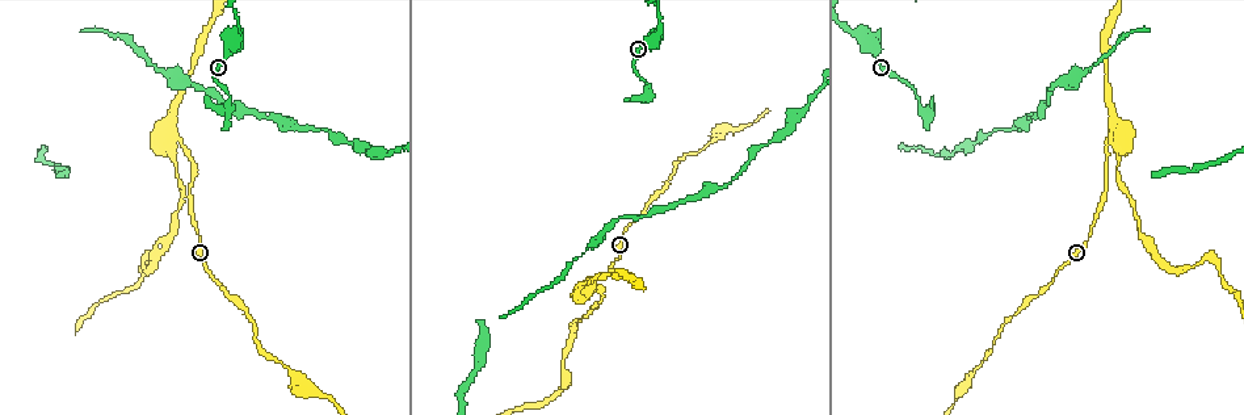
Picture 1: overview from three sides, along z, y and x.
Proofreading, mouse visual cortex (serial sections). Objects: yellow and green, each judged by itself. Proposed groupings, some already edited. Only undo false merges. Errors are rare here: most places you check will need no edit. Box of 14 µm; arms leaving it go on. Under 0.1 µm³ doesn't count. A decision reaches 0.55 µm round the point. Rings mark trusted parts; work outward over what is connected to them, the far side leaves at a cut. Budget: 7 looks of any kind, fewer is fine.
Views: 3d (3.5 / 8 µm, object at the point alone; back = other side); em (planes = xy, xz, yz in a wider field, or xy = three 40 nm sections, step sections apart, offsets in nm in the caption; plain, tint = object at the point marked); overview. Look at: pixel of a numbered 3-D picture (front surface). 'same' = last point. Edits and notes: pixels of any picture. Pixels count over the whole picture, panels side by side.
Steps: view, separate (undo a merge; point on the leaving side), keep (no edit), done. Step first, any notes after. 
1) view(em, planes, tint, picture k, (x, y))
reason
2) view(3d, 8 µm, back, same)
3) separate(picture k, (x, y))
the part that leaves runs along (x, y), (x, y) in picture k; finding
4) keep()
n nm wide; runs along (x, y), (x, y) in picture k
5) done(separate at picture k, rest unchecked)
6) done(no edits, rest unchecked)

view(3d, 3.5 µm, picture 1, (176, 135))
arms part here

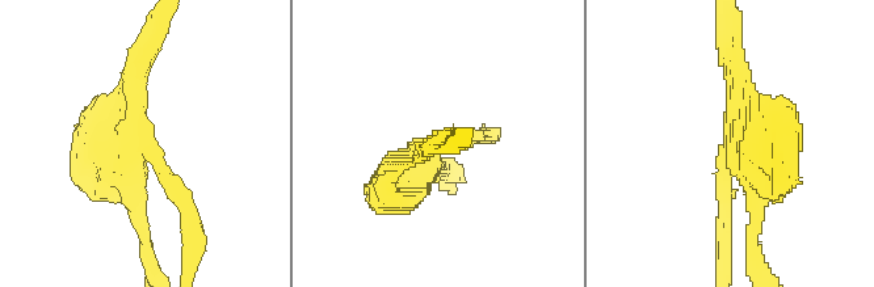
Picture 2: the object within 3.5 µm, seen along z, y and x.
view(em, xy, step 3, tint, picture 2, (730, 143))
3 arms; arms of 150, 200, 300 nm; shape alone is not enough

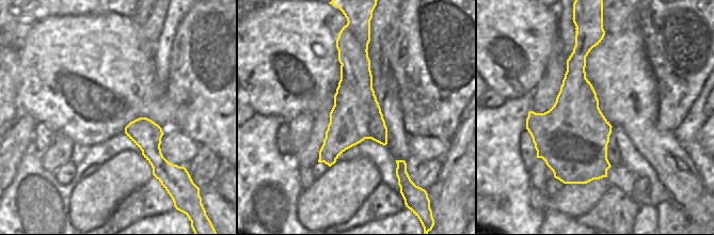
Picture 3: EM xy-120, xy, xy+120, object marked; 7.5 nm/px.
separate(picture 2, (391, 188))
the part that leaves runs along (730, 144), (757, 177), (757, 261) in picture 2; two cells meet here

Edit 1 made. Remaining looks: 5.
view(3d, 3.5 µm, picture 1, (214, 276))
narrows sharply

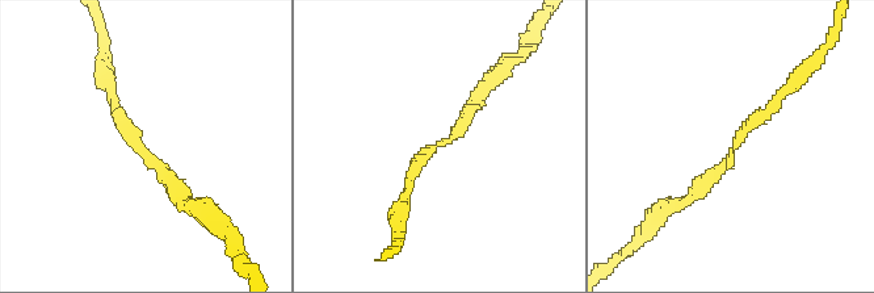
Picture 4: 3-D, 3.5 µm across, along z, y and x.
view(em, xy, step 3, plain, picture 4, (438, 144))
arms of 150, 200 nm

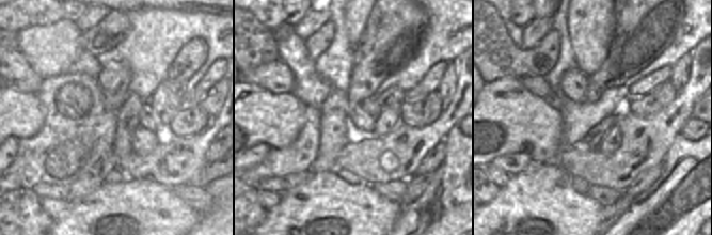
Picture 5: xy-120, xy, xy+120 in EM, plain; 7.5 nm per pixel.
view(em, xy, step 3, tint, same)
where the object lies

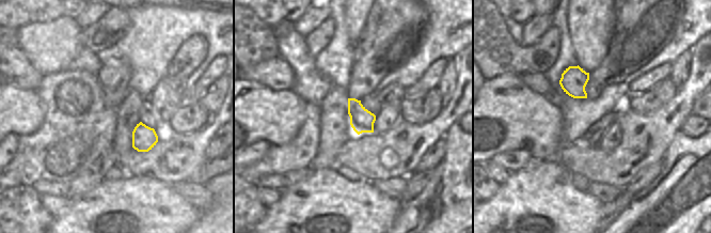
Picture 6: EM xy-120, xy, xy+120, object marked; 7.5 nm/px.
keep()
runs along (784, 92), (683, 201) in picture 4; all the same cell

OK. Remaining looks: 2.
view(3d, 3.5 µm, picture 1, (227, 101))
calibre changes

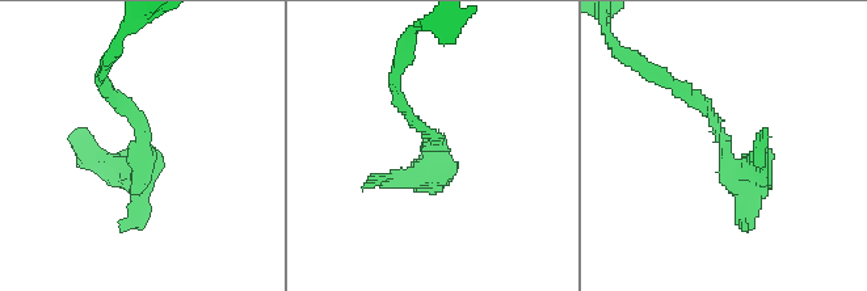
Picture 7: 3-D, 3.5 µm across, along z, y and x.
view(em, planes, tint, picture 7, (725, 148))

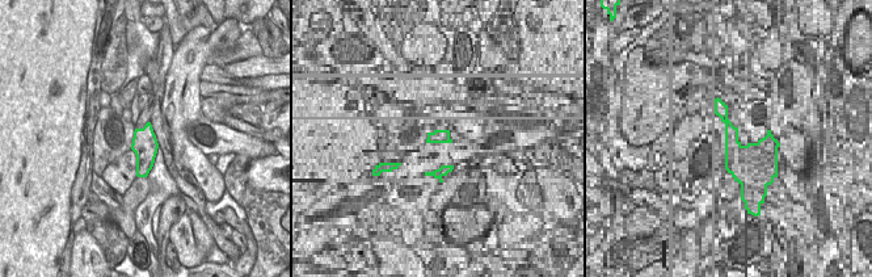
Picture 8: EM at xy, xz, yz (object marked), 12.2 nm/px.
keep()
runs along (400, 100), (437, 164), (384, 177) in picture 7; continuous, no second cell

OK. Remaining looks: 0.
done(separate at picture 2, rest unchecked)

